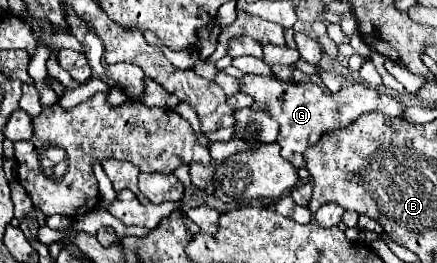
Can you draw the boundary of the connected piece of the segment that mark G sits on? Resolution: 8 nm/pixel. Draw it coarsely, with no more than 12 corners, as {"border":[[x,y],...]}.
{"border":[[243,76],[253,108],[279,122],[281,156],[371,110],[397,118],[395,98],[363,84],[325,96],[315,84]]}

